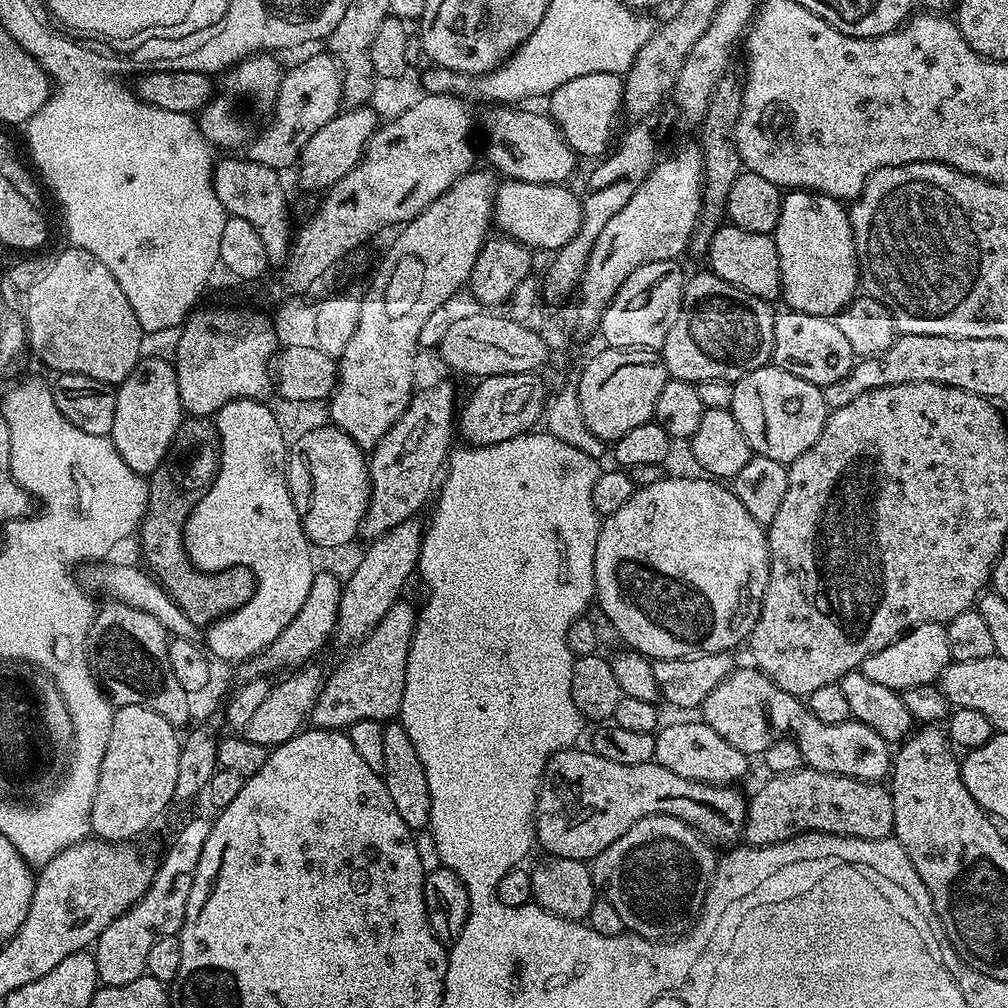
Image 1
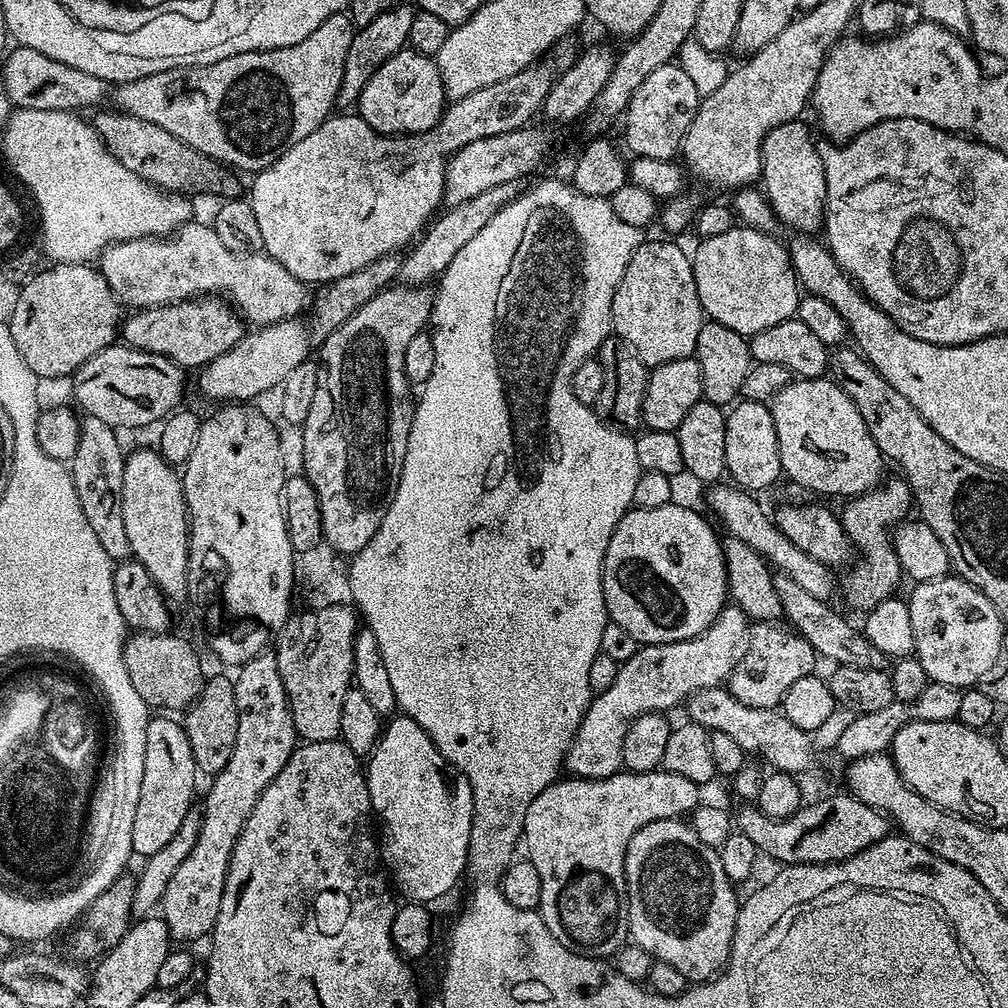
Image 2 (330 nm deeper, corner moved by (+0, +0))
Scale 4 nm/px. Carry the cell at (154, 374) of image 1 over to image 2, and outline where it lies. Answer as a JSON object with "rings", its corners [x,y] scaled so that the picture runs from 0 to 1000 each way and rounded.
{"rings":[[[154,443],[139,444],[136,448],[128,447],[123,453],[123,469],[121,470],[121,515],[125,518],[125,534],[129,534],[130,551],[141,562],[145,562],[145,565],[149,565],[149,573],[153,573],[153,577],[163,586],[163,590],[168,596],[183,595],[187,590],[187,530],[188,521],[187,519],[187,502],[183,498],[183,477],[180,469],[176,467],[172,461],[163,457],[163,453],[159,451]]]}

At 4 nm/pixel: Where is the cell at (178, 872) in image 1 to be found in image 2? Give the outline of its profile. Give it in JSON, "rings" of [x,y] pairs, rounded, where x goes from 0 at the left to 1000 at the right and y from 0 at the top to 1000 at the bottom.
{"rings":[[[263,645],[237,660],[230,680],[232,681],[232,696],[236,700],[236,732],[232,736],[232,748],[228,748],[228,756],[215,770],[209,771],[206,787],[202,790],[202,802],[198,812],[196,835],[192,835],[192,843],[185,847],[181,859],[173,863],[173,871],[165,875],[165,885],[161,887],[158,908],[167,921],[167,928],[175,933],[198,933],[209,926],[212,915],[216,911],[216,903],[220,899],[220,883],[224,879],[224,867],[228,859],[228,851],[232,847],[232,839],[264,780],[276,772],[276,768],[284,760],[288,748],[296,740],[296,731],[292,724],[292,712],[288,708],[288,700],[284,692],[284,681],[280,681],[280,669],[276,669],[276,657],[273,646]]]}

